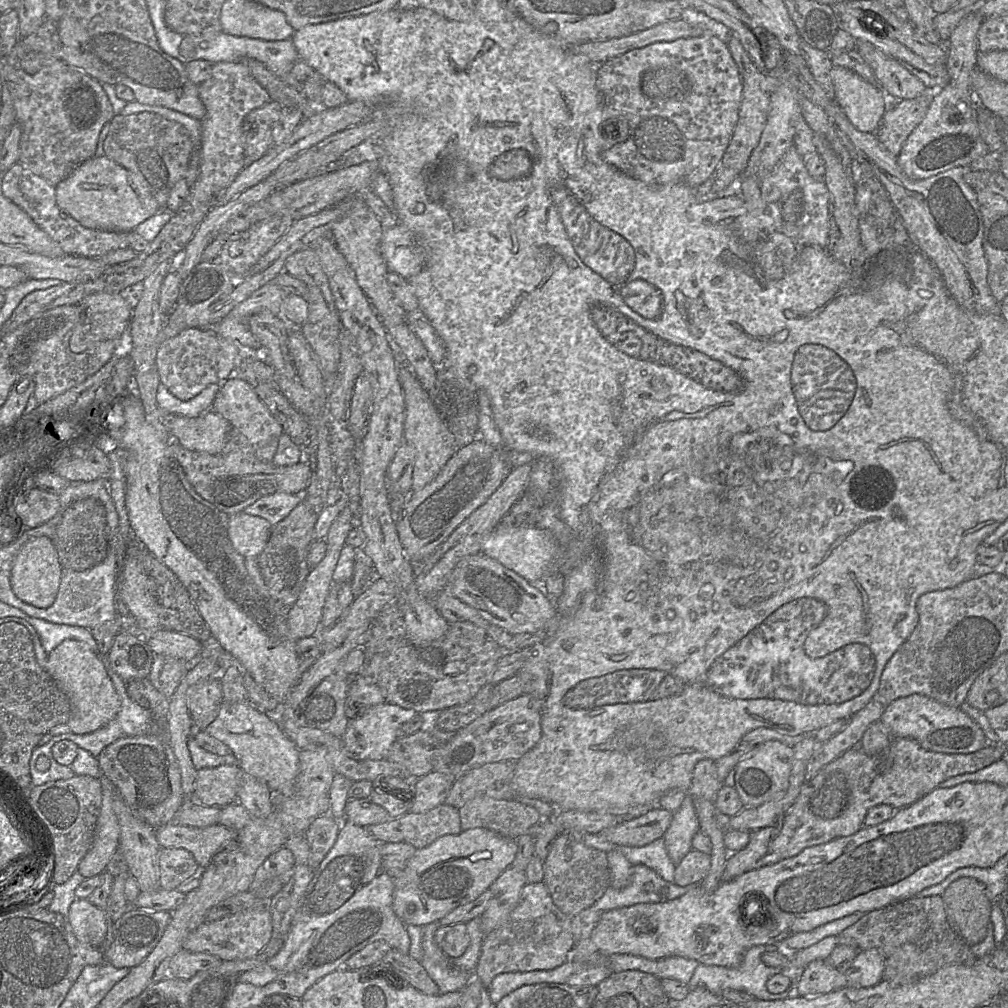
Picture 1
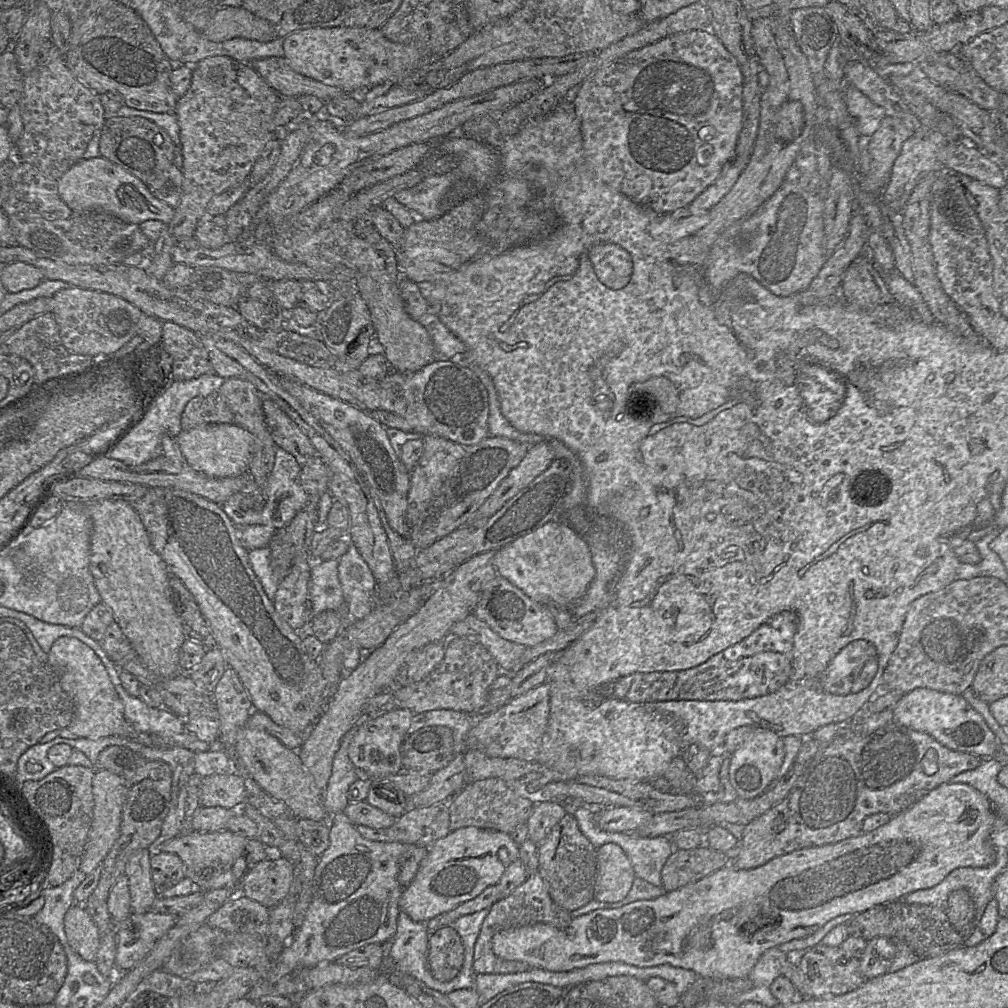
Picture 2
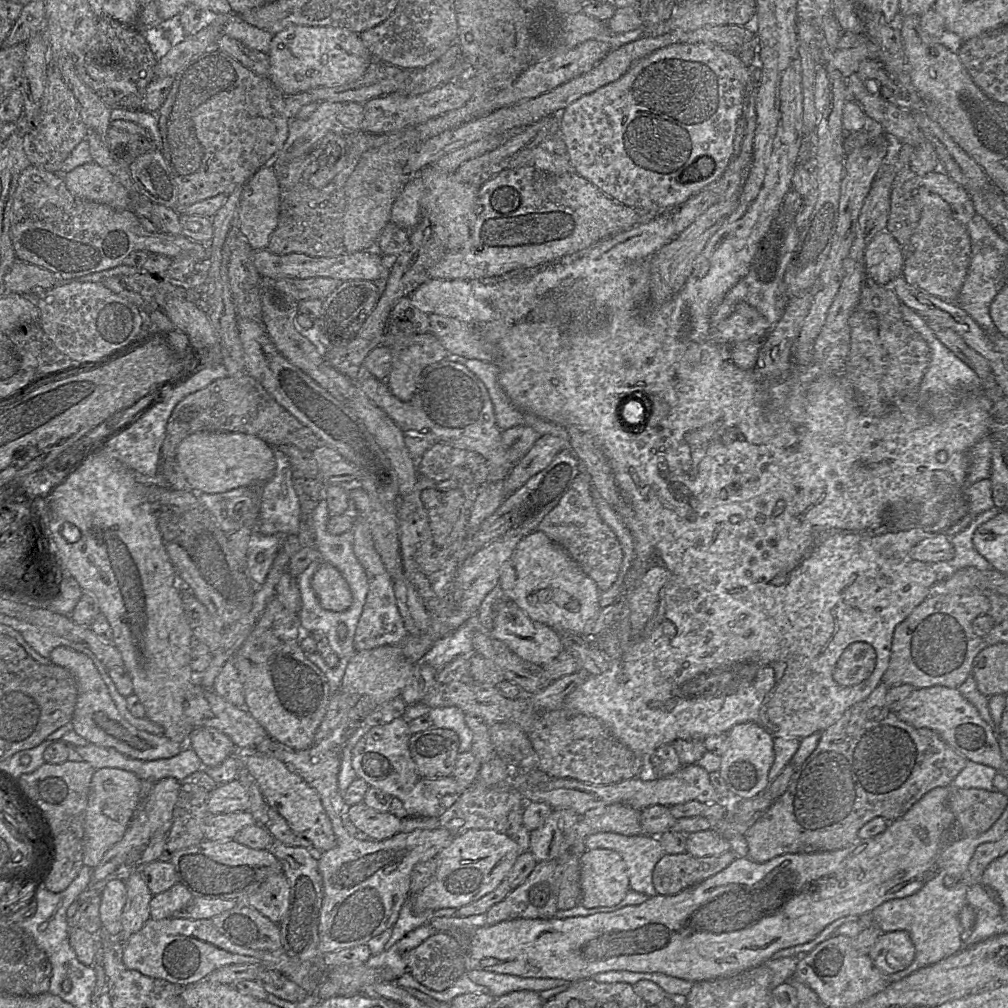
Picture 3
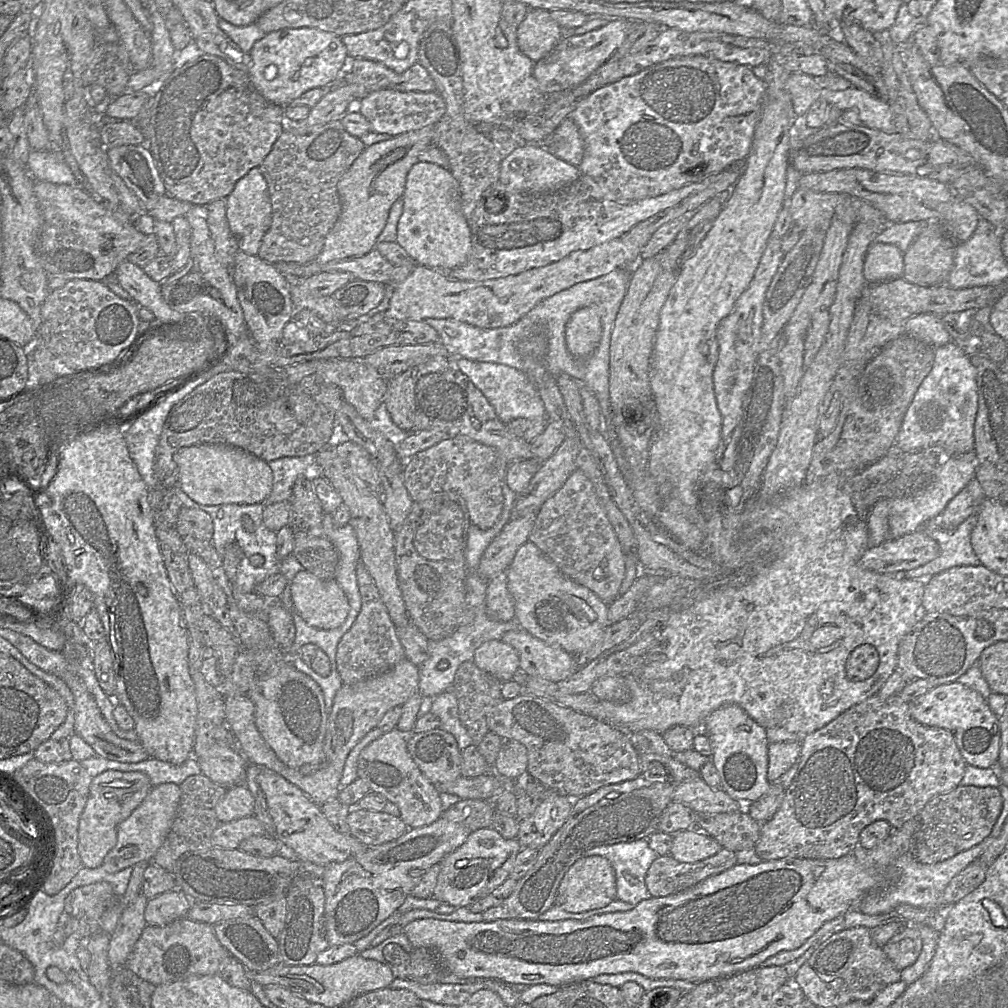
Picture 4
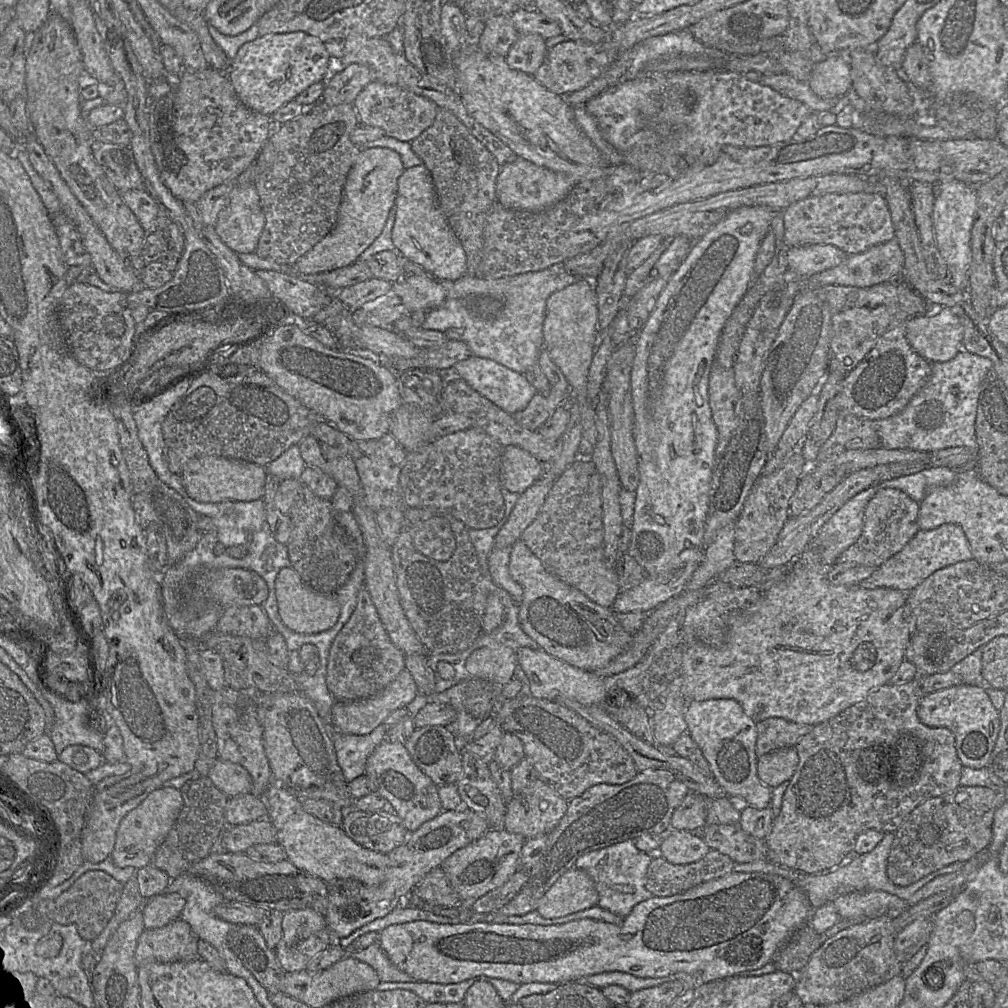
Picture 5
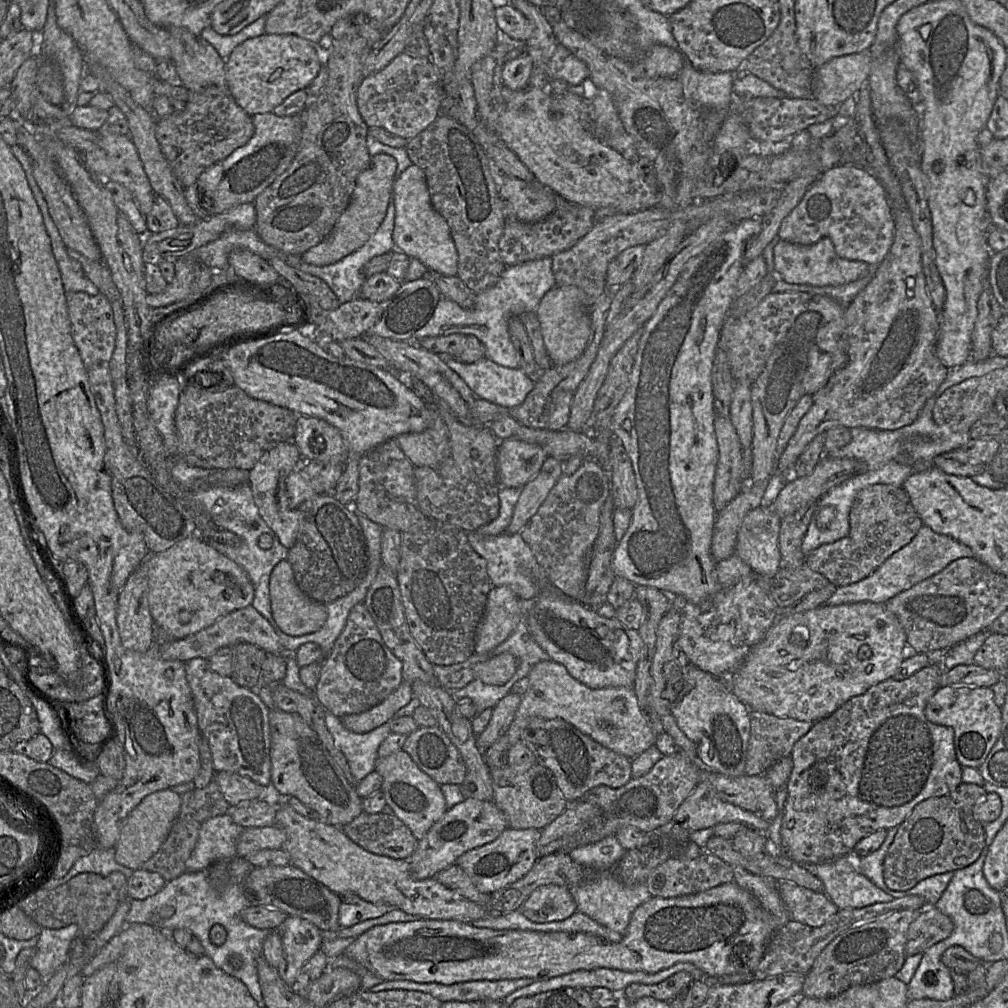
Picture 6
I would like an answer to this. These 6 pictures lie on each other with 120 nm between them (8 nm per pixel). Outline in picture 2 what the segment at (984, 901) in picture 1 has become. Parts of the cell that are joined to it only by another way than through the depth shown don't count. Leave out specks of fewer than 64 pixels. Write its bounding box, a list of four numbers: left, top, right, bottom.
[946,889,975,939]

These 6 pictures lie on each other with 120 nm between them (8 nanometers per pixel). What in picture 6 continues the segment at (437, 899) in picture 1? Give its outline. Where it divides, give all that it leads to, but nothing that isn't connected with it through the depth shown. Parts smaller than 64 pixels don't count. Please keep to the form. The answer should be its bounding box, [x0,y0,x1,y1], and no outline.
[459,828,541,894]

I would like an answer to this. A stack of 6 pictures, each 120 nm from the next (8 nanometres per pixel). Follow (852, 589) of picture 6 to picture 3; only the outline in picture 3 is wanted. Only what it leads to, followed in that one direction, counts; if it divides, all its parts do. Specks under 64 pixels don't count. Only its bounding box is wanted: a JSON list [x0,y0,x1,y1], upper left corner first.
[947,508,1001,570]

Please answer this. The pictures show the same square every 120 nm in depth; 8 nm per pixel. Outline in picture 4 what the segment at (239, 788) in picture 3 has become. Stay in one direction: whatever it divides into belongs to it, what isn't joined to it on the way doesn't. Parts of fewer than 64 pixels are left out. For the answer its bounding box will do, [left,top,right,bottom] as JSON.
[215,784,254,823]

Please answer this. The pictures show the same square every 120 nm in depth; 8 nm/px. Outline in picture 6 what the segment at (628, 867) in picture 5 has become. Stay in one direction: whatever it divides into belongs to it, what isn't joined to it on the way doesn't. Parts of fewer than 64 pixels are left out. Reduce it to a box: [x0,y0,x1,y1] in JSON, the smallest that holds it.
[569,836,652,936]

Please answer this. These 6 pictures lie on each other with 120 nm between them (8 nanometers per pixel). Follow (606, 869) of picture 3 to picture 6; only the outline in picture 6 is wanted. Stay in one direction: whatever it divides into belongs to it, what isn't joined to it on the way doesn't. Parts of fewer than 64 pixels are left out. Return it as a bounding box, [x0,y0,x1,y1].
[519,884,577,921]

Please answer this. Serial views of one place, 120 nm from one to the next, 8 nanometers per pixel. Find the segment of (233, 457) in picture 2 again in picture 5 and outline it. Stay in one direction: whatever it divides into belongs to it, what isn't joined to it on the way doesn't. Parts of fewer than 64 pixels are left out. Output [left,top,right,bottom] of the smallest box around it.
[181,456,267,502]

